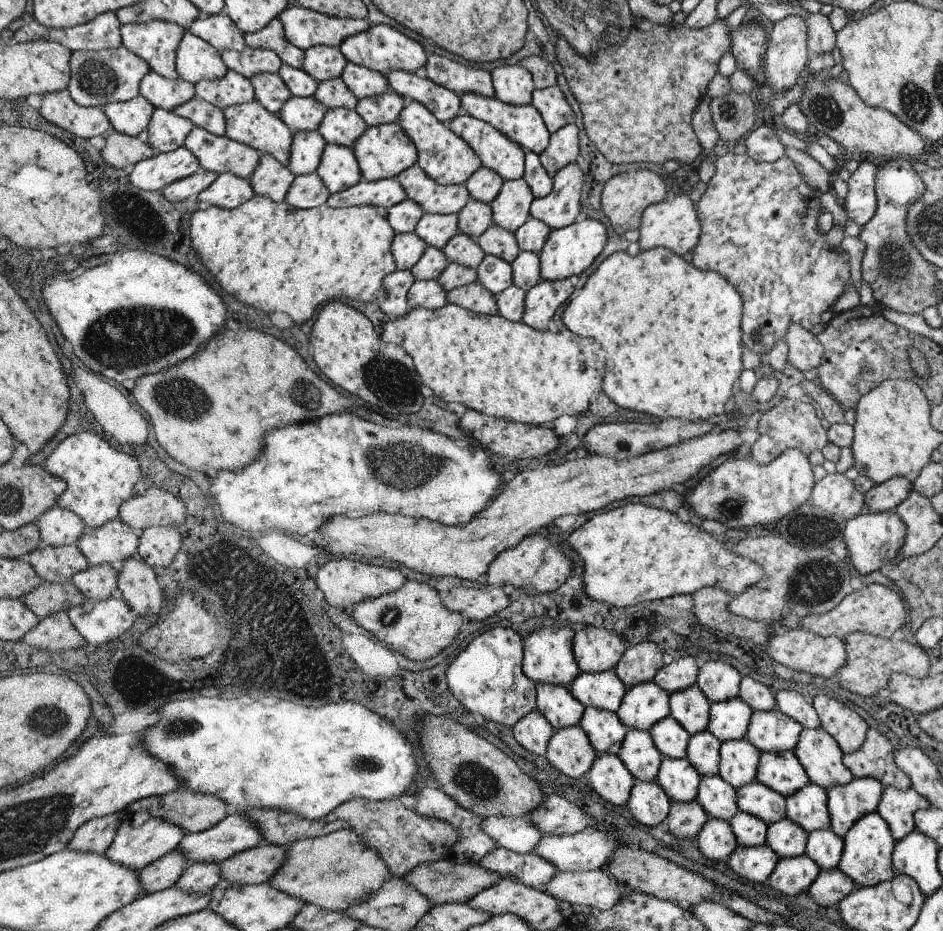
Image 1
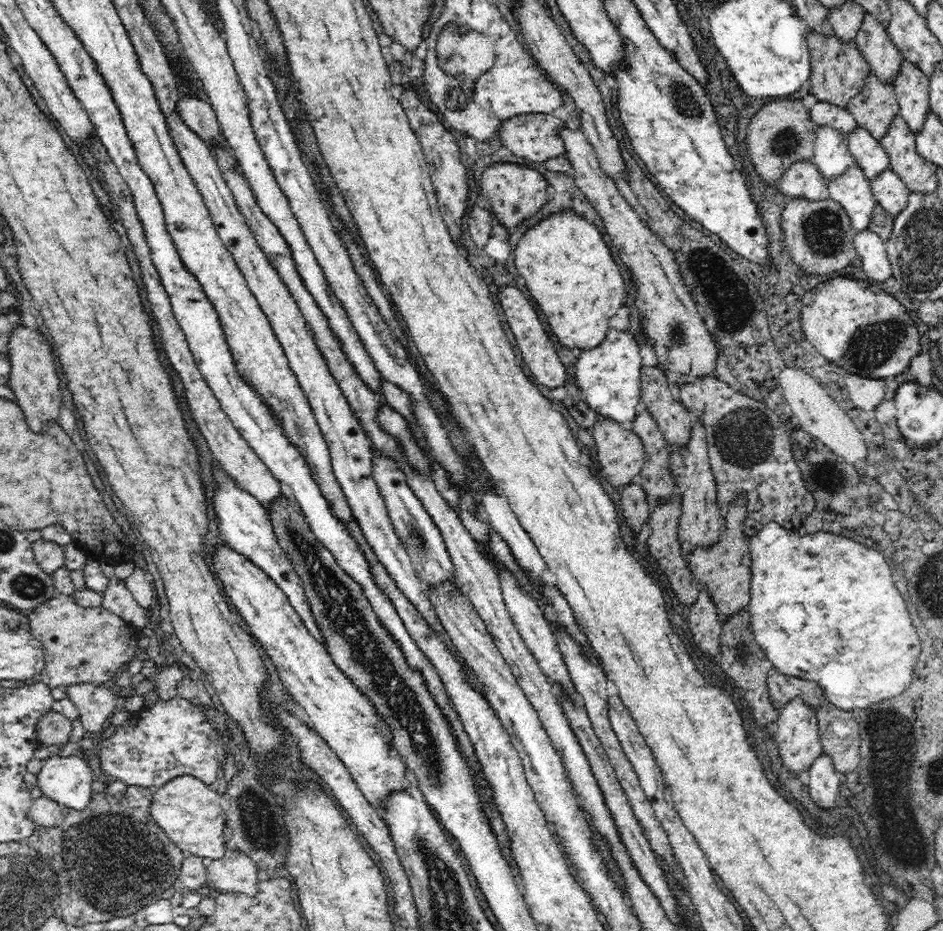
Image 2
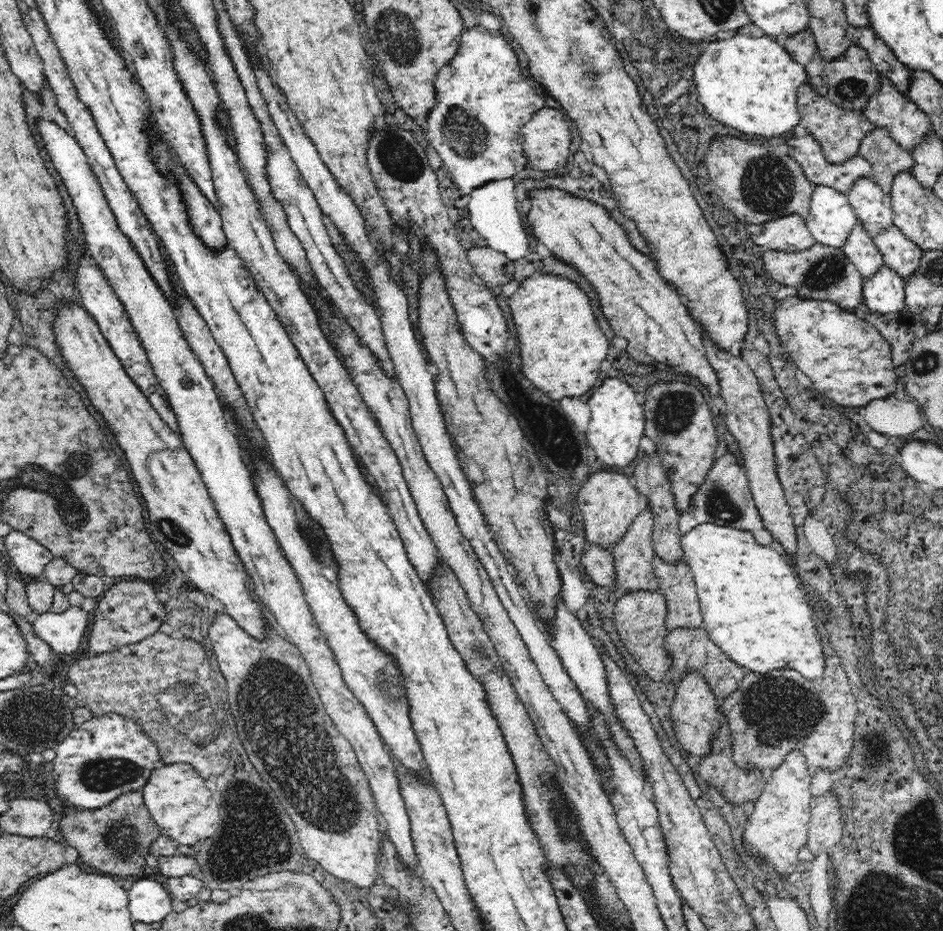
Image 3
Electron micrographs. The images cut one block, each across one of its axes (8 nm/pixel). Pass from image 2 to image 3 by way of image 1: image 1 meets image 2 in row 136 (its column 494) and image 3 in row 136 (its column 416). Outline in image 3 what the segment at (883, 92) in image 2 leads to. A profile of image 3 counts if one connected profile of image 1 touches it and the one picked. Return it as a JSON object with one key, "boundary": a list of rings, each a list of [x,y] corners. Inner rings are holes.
{"boundary":[[[874,128],[872,134],[864,138],[860,144],[860,156],[872,164],[874,180],[886,194],[892,192],[892,184],[902,172],[912,172],[914,168],[912,150],[898,146],[884,128]]]}

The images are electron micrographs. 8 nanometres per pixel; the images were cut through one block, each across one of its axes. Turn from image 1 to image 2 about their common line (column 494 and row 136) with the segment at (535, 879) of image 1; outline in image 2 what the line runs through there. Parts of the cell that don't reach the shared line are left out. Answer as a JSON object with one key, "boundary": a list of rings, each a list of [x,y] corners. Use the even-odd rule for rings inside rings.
{"boundary":[[[856,128],[852,132],[852,136],[848,138],[848,150],[852,152],[854,162],[870,182],[876,182],[876,178],[890,170],[888,152],[864,128]]]}

